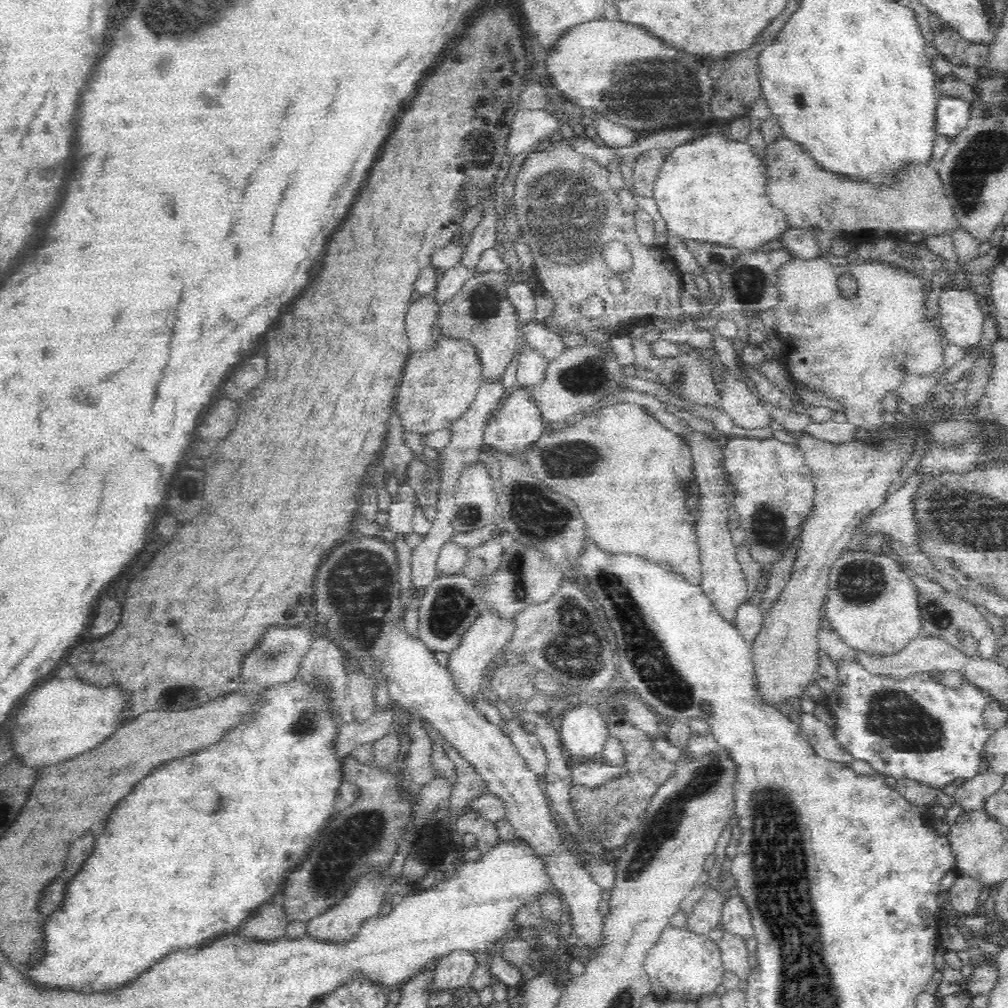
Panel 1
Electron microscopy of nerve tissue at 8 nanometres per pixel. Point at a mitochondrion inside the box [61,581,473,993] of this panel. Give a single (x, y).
(360, 838)

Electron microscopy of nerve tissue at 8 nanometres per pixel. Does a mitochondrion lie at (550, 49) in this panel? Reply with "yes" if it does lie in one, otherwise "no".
no

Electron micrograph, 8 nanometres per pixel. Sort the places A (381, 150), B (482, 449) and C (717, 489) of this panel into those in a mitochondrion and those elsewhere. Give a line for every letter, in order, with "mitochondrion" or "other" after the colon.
A: other
B: other
C: other

